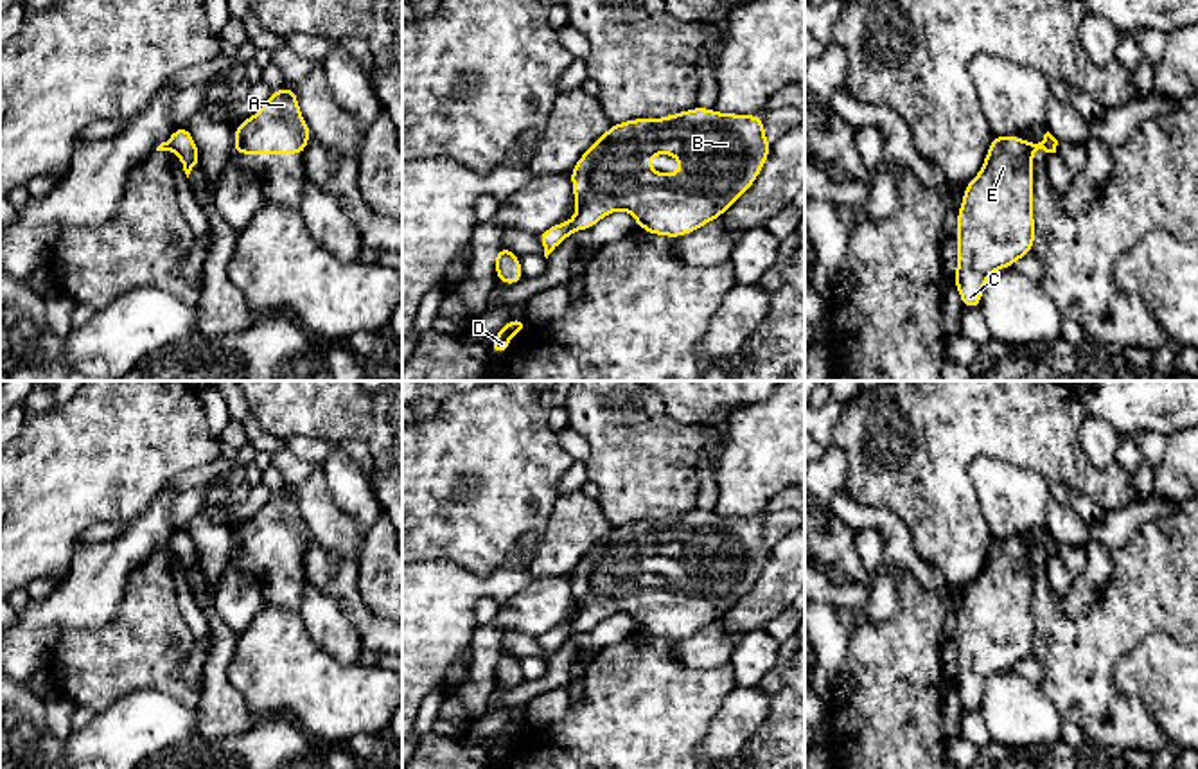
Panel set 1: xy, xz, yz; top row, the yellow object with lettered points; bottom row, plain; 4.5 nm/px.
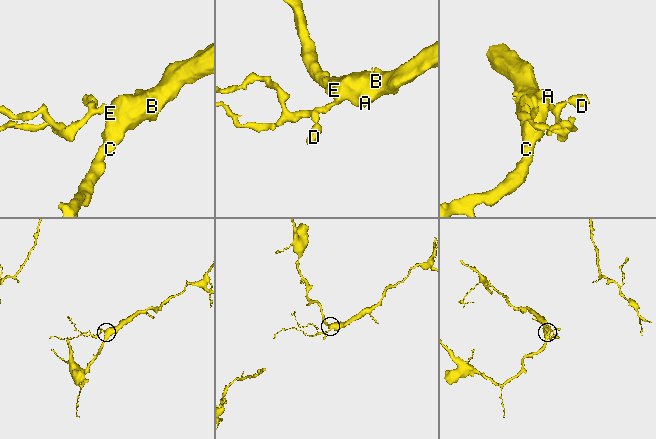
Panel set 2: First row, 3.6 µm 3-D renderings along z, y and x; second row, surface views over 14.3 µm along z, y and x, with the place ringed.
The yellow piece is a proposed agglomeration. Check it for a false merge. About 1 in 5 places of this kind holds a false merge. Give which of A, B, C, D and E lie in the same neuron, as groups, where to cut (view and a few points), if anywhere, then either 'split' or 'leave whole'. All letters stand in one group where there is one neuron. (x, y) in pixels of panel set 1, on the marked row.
A B C D E | no cut | leave whole

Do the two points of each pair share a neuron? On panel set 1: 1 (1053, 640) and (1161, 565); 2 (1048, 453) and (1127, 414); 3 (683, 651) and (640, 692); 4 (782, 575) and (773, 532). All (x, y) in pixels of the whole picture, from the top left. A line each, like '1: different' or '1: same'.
1: same
2: different
3: different
4: different

